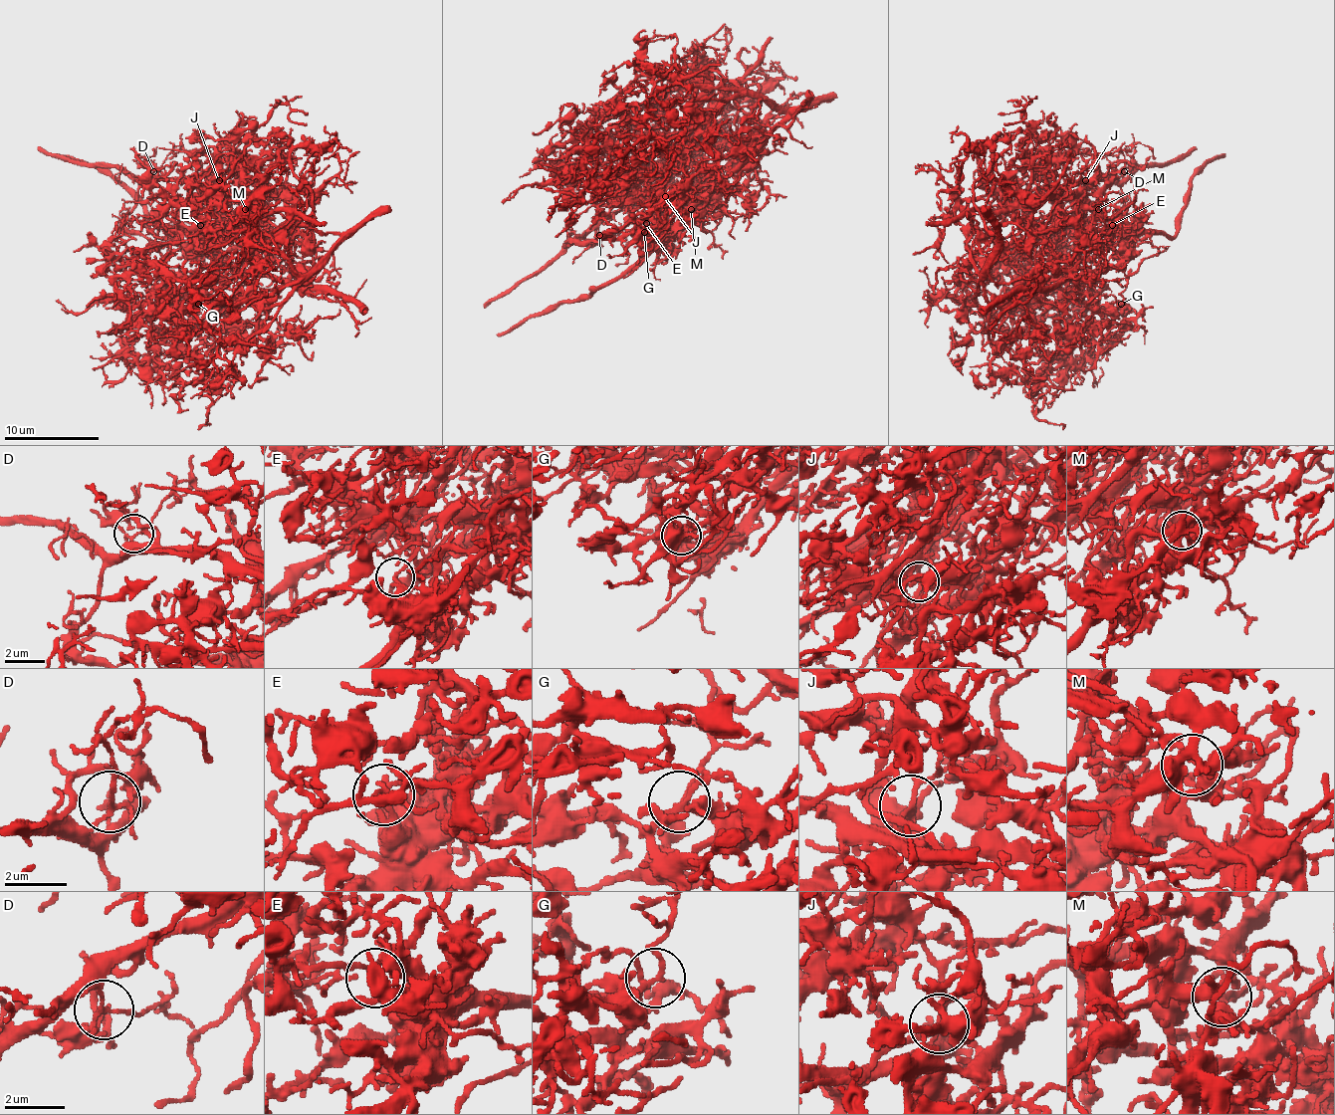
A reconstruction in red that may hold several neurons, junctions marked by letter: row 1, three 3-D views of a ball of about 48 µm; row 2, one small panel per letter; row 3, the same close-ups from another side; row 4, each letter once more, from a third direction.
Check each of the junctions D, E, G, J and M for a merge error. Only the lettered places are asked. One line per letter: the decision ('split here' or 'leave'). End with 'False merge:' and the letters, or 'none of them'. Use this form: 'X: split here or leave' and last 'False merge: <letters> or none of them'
D: leave
E: split here
G: leave
J: split here
M: leave
False merge: E, J

